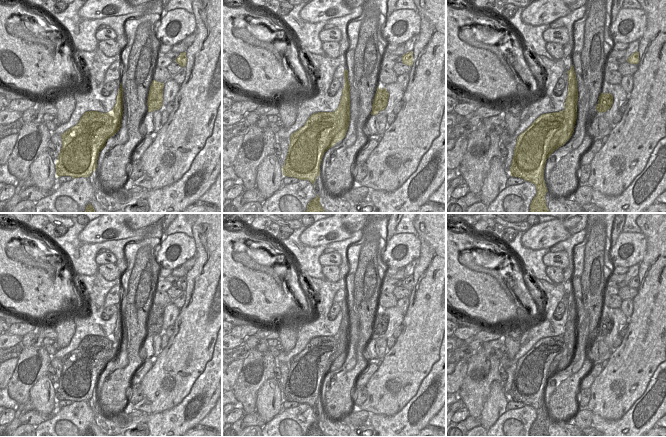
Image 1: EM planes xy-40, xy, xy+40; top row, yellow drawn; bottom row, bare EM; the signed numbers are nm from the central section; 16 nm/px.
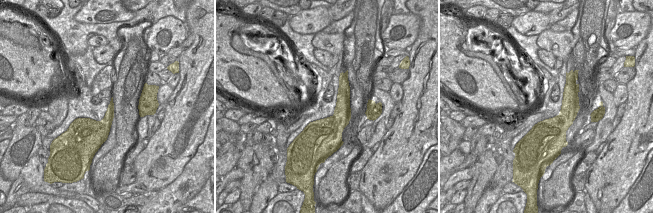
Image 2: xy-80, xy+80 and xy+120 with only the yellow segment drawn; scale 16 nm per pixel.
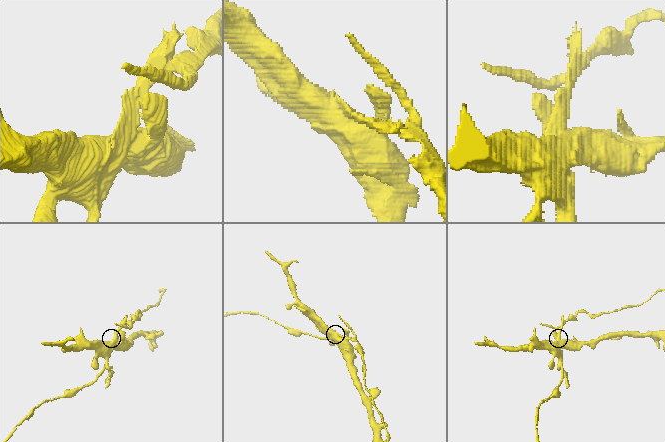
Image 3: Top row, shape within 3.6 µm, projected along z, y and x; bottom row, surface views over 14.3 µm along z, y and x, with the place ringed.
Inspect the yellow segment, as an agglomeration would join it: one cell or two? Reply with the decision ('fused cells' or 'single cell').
fused cells

